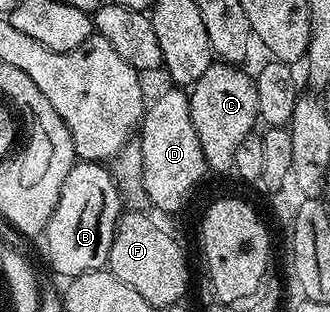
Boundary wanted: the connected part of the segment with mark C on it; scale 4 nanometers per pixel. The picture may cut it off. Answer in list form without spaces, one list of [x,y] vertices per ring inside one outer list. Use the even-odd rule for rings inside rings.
[[[214,61],[188,92],[191,125],[195,125],[205,166],[210,172],[232,172],[235,149],[239,149],[239,145],[248,135],[254,134],[256,127],[253,126],[258,126],[259,123],[259,97],[253,84],[254,76],[241,70],[245,69],[231,63]]]

